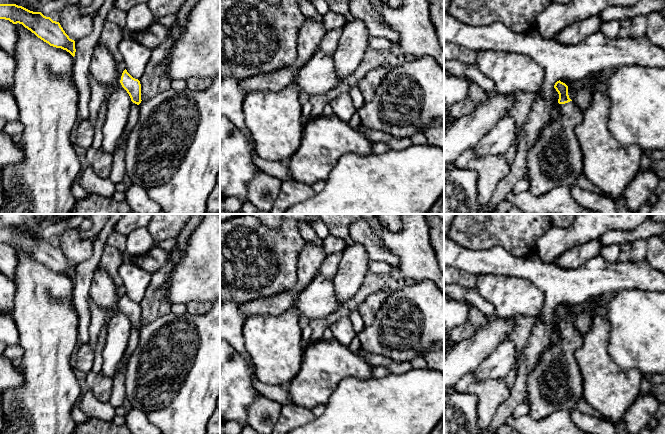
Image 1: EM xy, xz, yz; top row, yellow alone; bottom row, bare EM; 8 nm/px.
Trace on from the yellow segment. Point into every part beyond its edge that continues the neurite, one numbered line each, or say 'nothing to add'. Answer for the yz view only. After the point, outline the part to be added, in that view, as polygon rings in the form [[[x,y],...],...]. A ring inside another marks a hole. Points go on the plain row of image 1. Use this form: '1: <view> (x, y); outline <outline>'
1: yz (556, 383); outline [[[573,325],[559,328],[559,334],[559,342],[544,349],[527,378],[528,415],[534,419],[544,419],[558,410],[574,410],[577,401],[584,397],[583,379],[575,357],[576,351],[582,347],[583,334]]]

